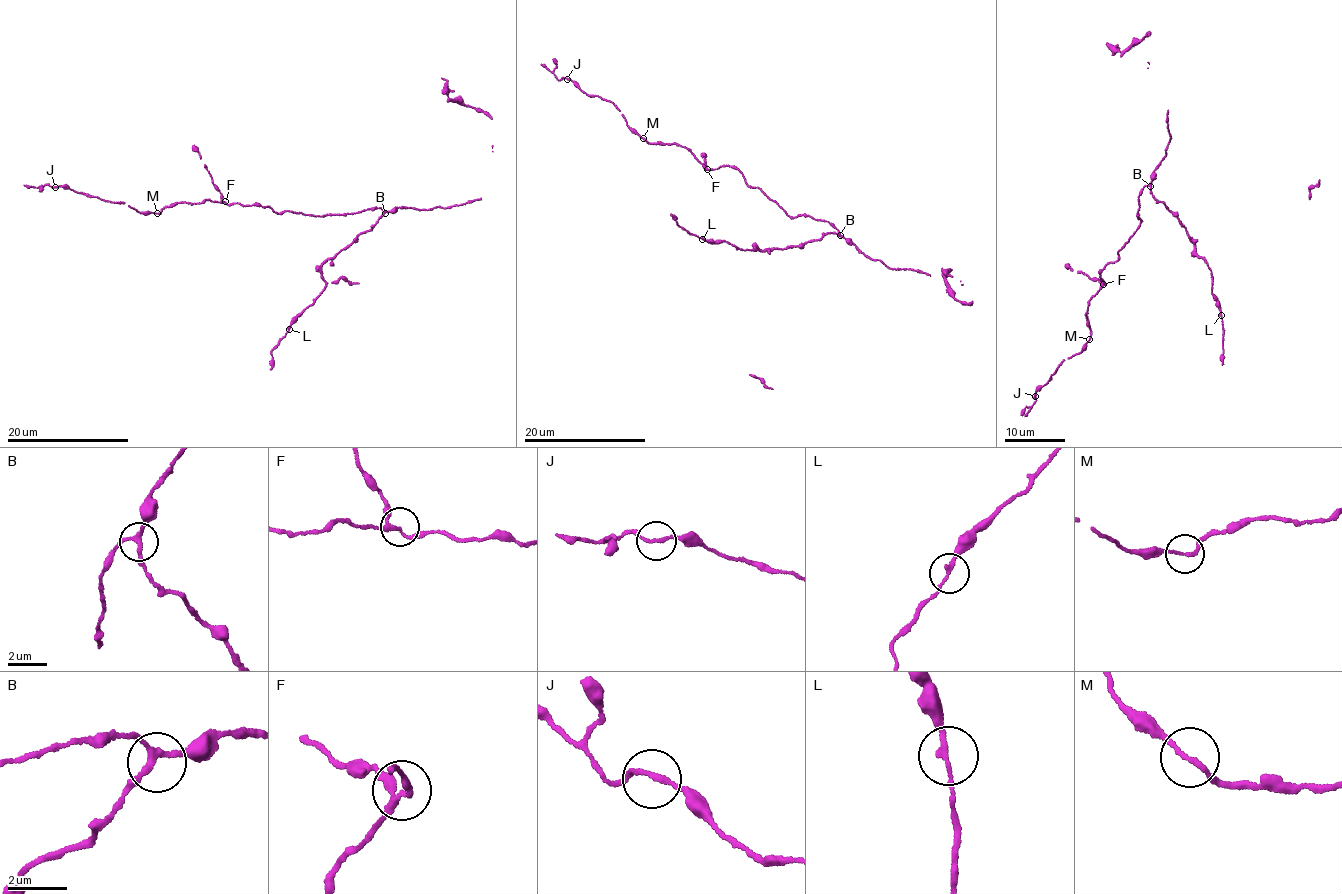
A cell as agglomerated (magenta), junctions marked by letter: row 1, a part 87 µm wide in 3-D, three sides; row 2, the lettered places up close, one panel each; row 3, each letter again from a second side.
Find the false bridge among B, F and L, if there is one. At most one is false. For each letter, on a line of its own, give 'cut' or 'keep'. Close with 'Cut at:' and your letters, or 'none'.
B: keep
F: keep
L: keep
Cut at: none

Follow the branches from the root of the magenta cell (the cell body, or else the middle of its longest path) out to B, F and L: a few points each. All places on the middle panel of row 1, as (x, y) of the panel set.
B: (783, 210), (793, 217), (805, 214), (824, 220), (840, 235)
F: (783, 210), (756, 187), (747, 185), (743, 174), (734, 168), (728, 165), (707, 169)
L: (783, 210), (793, 217), (805, 214), (824, 220), (839, 233), (764, 250), (702, 239)

